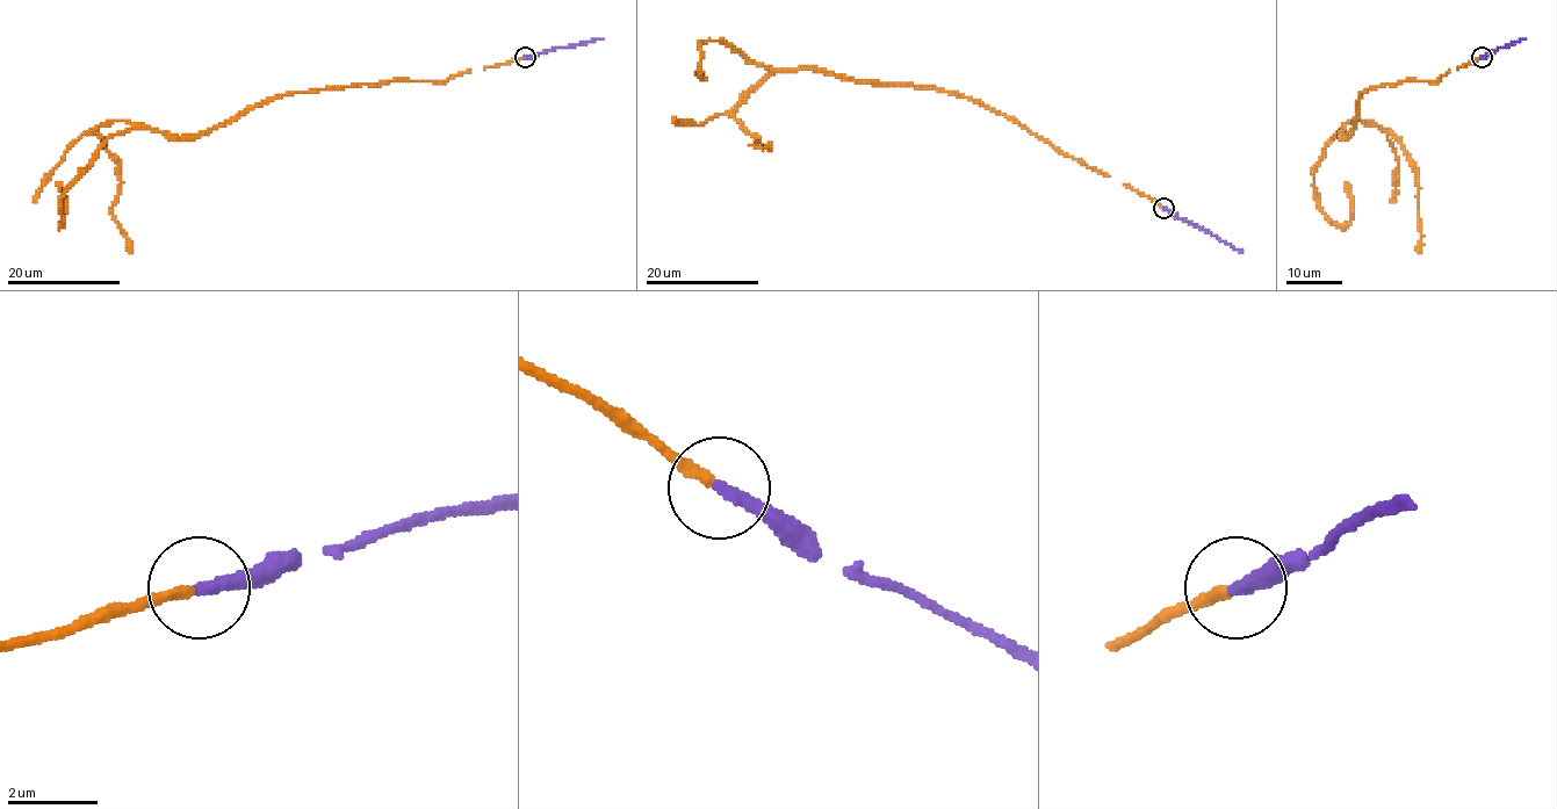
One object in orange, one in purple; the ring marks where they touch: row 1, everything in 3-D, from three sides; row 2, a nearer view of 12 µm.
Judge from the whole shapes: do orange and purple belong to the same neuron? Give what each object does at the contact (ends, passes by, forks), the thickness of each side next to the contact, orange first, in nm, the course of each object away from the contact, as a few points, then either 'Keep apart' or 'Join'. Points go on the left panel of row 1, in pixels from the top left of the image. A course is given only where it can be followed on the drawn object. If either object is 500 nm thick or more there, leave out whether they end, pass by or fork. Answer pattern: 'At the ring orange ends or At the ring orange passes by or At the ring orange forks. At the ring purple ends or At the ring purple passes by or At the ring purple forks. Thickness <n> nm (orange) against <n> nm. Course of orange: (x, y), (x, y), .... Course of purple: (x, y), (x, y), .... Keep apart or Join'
At the ring orange ends. At the ring purple ends. Thickness 240 nm (orange) against 320 nm. Course of orange: (525, 58), (441, 81), (281, 94), (193, 137), (107, 121), (94, 131), (119, 164), (113, 218), (132, 252). Course of purple: (525, 58), (602, 38). Join

